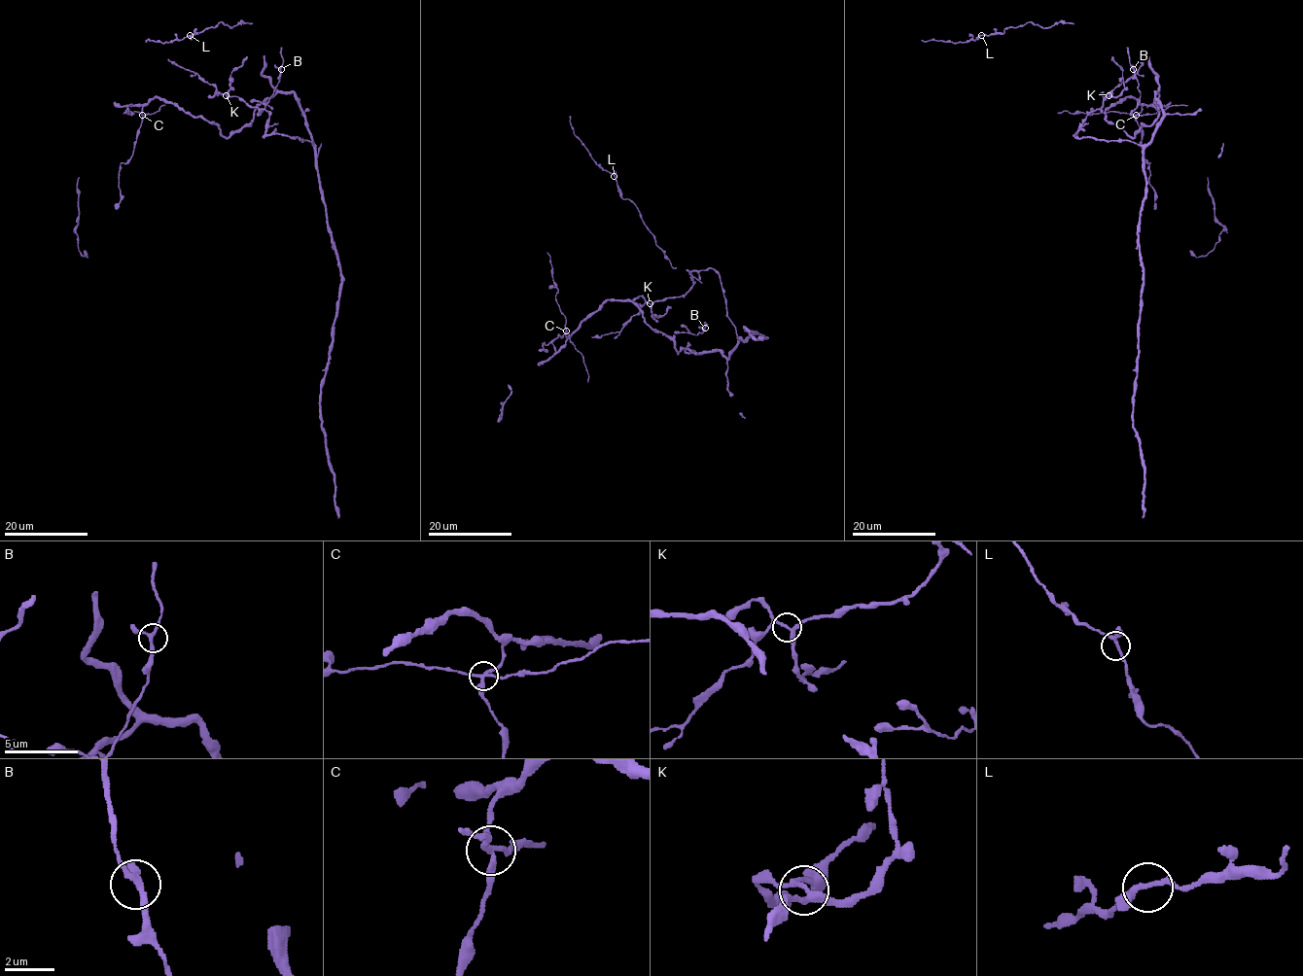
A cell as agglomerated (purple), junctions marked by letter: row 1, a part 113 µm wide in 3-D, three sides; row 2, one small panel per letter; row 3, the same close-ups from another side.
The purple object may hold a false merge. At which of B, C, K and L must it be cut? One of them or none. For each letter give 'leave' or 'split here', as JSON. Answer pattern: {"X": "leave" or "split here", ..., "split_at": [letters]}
{"B": "leave", "C": "split here", "K": "leave", "L": "leave", "split_at": ["C"]}

